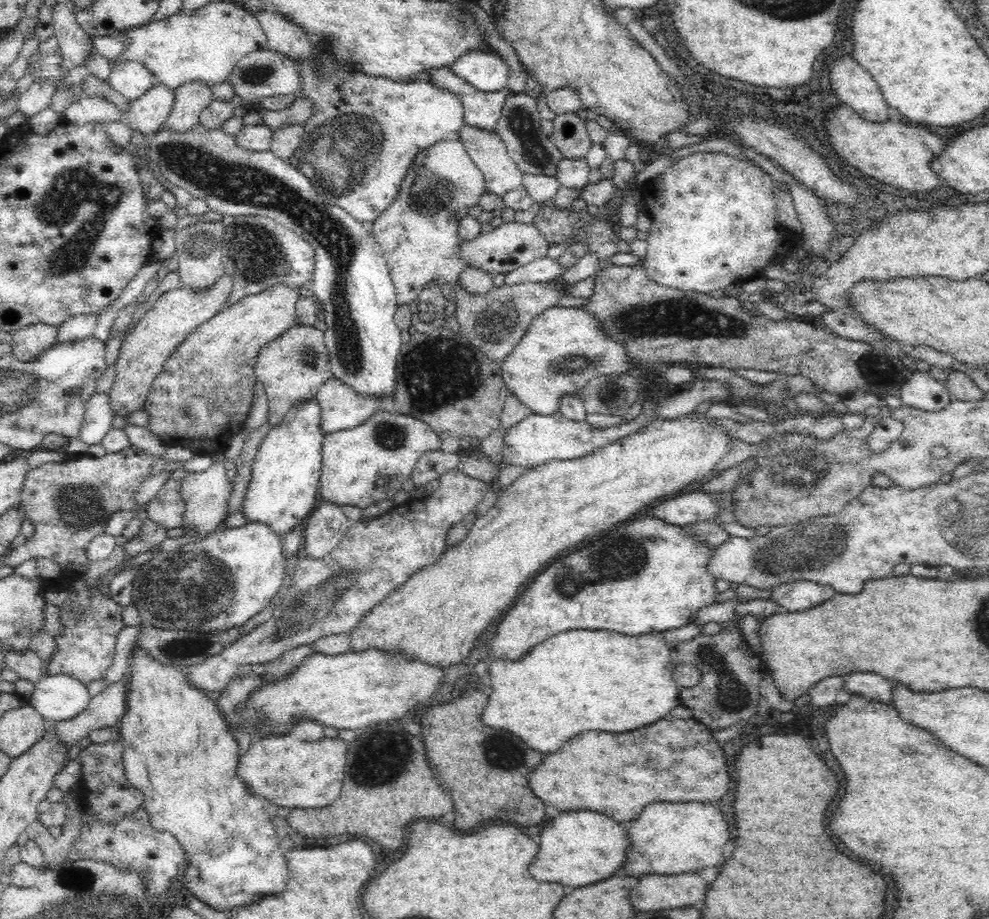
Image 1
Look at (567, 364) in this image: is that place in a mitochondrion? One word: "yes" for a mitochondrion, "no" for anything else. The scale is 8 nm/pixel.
yes

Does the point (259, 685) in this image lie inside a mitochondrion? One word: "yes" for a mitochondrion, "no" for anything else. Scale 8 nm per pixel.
no

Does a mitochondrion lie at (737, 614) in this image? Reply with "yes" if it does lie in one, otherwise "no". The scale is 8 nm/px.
no

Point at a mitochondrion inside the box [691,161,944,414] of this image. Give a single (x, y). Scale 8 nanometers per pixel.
(878, 370)

